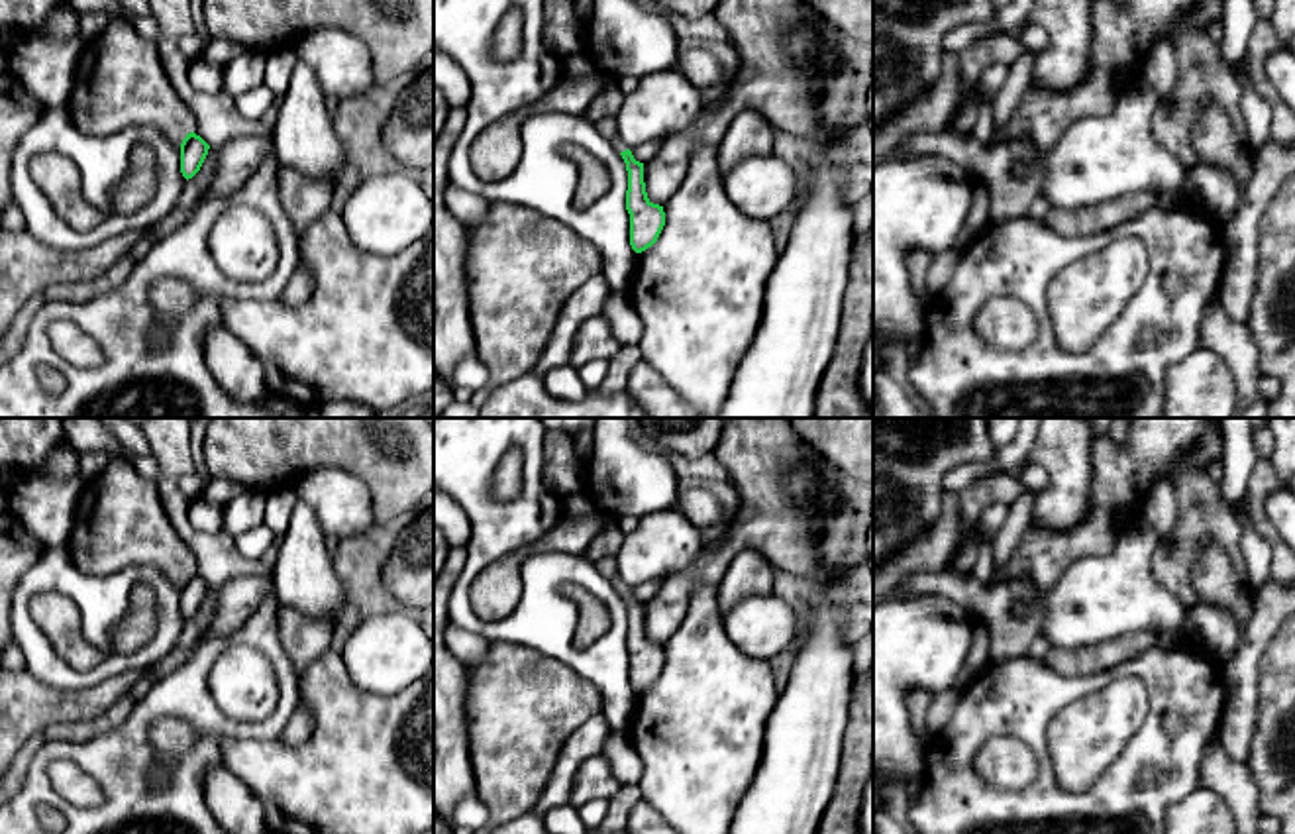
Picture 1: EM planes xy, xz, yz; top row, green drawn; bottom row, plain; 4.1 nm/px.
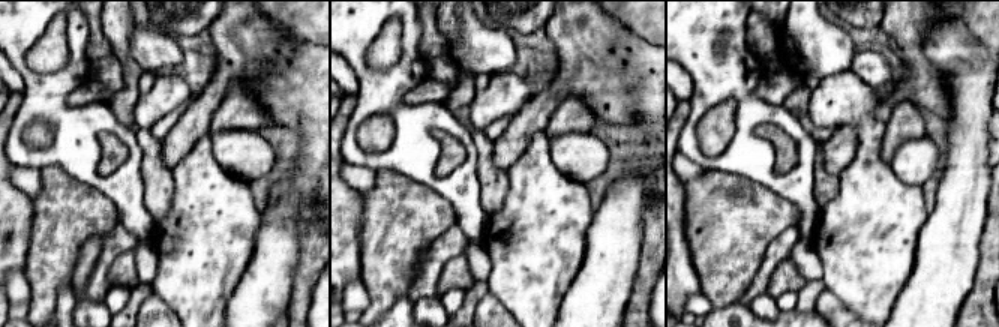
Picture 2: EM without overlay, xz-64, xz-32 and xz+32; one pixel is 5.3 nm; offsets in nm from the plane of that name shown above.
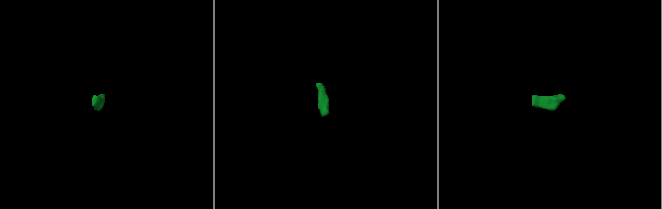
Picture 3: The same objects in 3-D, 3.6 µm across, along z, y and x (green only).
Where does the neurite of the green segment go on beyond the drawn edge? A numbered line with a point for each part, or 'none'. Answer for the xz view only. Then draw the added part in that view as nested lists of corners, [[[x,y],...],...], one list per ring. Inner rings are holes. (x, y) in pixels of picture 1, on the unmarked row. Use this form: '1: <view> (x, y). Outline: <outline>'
1: xz (603, 550). Outline: [[[608,516],[608,522],[602,532],[591,542],[585,551],[585,557],[600,567],[604,567],[610,575],[610,581],[618,593],[630,589],[630,585],[616,571],[616,557],[624,544],[626,534],[620,530],[618,518]]]

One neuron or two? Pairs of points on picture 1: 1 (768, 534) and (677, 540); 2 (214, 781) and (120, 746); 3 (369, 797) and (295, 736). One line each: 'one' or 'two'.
1: two
2: two
3: two

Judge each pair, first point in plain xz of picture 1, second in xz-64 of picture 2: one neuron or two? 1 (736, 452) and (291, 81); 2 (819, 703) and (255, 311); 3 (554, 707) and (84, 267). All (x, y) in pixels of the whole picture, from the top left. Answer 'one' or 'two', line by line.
1: one
2: one
3: two

